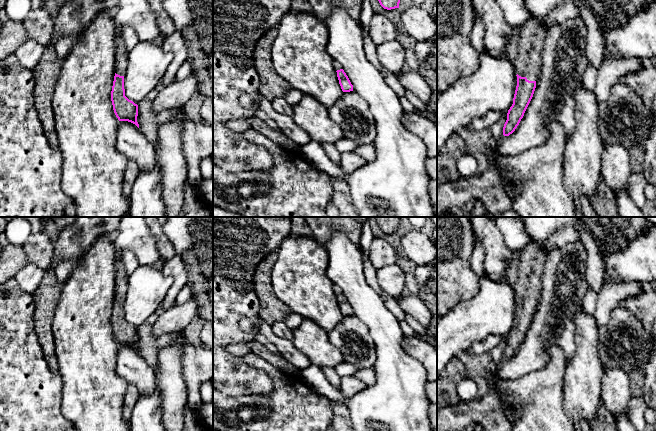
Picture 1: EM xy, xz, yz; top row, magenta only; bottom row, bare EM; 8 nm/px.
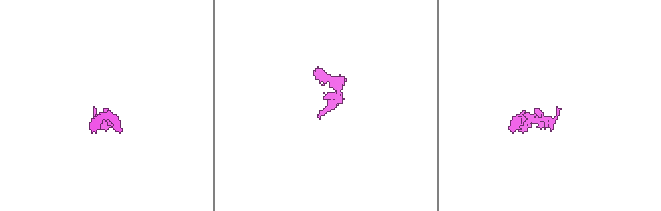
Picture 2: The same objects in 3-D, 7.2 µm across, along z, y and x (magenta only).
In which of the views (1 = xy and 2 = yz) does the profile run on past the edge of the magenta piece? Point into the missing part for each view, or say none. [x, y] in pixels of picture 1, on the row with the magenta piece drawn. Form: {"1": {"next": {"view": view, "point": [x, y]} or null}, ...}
{"1": {"next": {"view": "xy", "point": [121, 56]}}, "2": {"next": {"view": "yz", "point": [527, 64]}}}

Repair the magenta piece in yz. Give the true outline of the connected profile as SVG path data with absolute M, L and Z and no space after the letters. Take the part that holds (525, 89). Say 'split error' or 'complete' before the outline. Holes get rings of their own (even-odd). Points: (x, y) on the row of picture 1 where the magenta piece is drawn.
split error; M529 18L521 28L518 54L514 61L517 86L513 104L508 110L503 135L509 136L519 125L533 97L541 70L541 57L547 28Z

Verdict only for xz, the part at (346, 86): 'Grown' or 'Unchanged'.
Unchanged

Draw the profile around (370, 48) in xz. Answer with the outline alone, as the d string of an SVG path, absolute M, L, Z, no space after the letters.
M360 23L360 26L362 28L362 38L363 38L363 47L364 47L364 51L365 51L365 55L367 57L367 59L375 66L377 67L382 74L386 74L385 70L383 69L383 67L381 66L379 59L377 57L377 45L373 42L371 35L369 33L367 33L364 29L362 24Z

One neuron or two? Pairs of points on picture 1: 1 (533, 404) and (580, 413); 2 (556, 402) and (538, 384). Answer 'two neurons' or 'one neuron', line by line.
1: two neurons
2: one neuron

